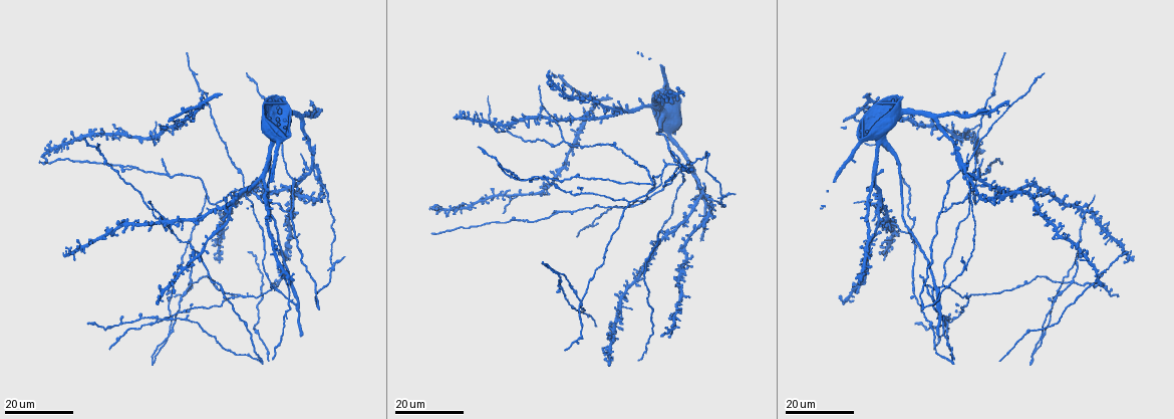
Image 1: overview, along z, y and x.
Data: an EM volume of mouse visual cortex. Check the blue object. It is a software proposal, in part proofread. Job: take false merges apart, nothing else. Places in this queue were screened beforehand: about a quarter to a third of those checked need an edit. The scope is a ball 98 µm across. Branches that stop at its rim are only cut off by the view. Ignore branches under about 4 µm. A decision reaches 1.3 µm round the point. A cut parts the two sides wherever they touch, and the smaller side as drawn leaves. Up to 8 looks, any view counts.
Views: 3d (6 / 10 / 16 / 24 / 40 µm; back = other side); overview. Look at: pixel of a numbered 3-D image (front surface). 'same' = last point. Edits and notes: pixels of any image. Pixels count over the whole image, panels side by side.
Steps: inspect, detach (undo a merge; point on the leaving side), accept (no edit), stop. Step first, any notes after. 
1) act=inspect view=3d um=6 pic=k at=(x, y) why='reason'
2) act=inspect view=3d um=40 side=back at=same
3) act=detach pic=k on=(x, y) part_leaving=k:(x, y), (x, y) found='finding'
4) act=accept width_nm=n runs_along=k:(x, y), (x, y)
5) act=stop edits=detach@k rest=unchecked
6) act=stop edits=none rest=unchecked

act=inspect view=3d um=24 pic=1 at=(166, 174) why='three-way junction'

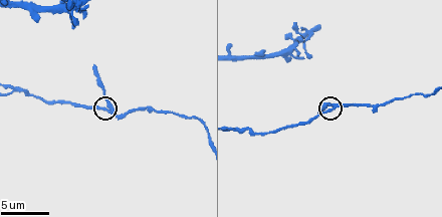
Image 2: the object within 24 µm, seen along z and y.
act=inspect view=3d um=10 pic=2 at=(107, 105)

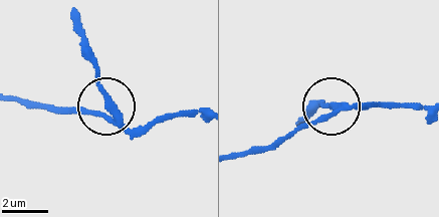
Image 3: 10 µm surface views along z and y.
act=detach pic=3 on=(104, 90) arms=3 part_leaving=3:(118, 122), (73, 10) found='a second neuron is stuck on'

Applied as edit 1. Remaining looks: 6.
act=inspect view=3d um=16 pic=1 at=(289, 301) why='four or more arms meet'

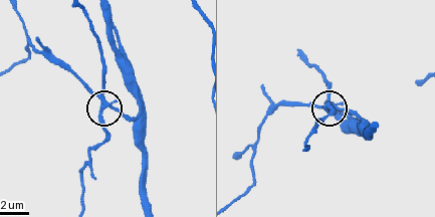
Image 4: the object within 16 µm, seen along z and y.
act=inspect view=3d um=6 pic=4 at=(328, 111)

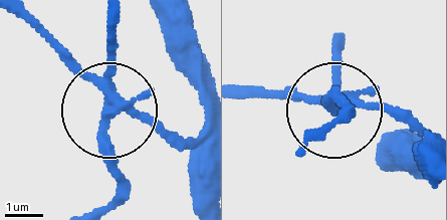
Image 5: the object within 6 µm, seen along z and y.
act=detach pic=5 on=(114, 55) arms=5 part_leaving=5:(110, 98), (110, 201) found='a second neuron is stuck on'

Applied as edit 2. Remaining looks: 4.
act=inspect view=overview

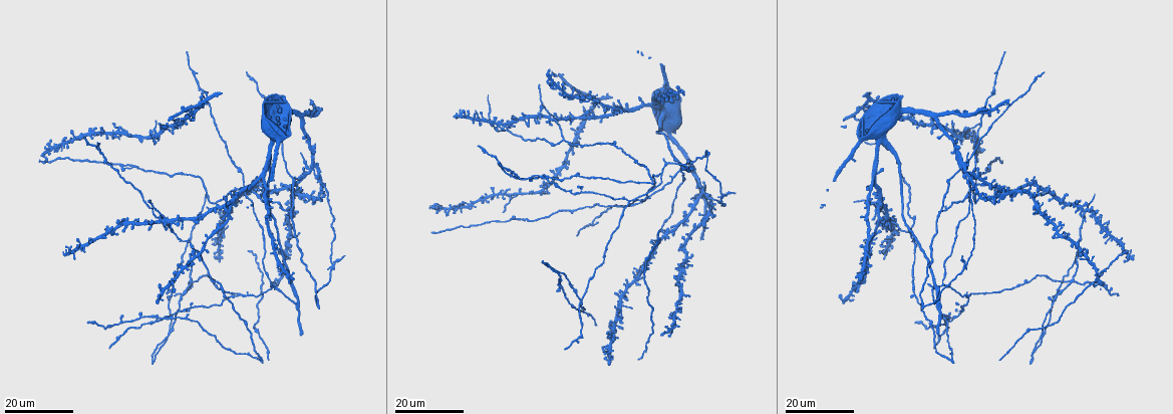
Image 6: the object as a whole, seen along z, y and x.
act=inspect view=3d um=24 pic=6 at=(335, 264) why='four arms meet'

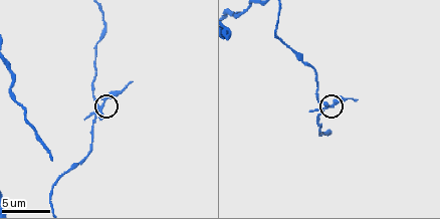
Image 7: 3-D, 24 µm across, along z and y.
act=inspect view=3d um=6 pic=7 at=(103, 108)

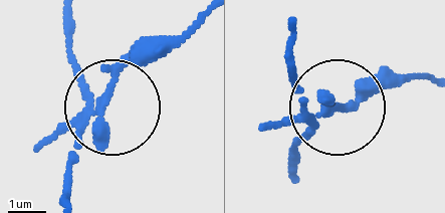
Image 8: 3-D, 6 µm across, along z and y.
act=detach pic=8 on=(35, 147) part_leaving=8:(85, 113), (124, 67), (201, 20) found='two neurons meet here'

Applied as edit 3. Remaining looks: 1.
act=stop edits=detach@3,detach@5,detach@8 rest=unchecked

